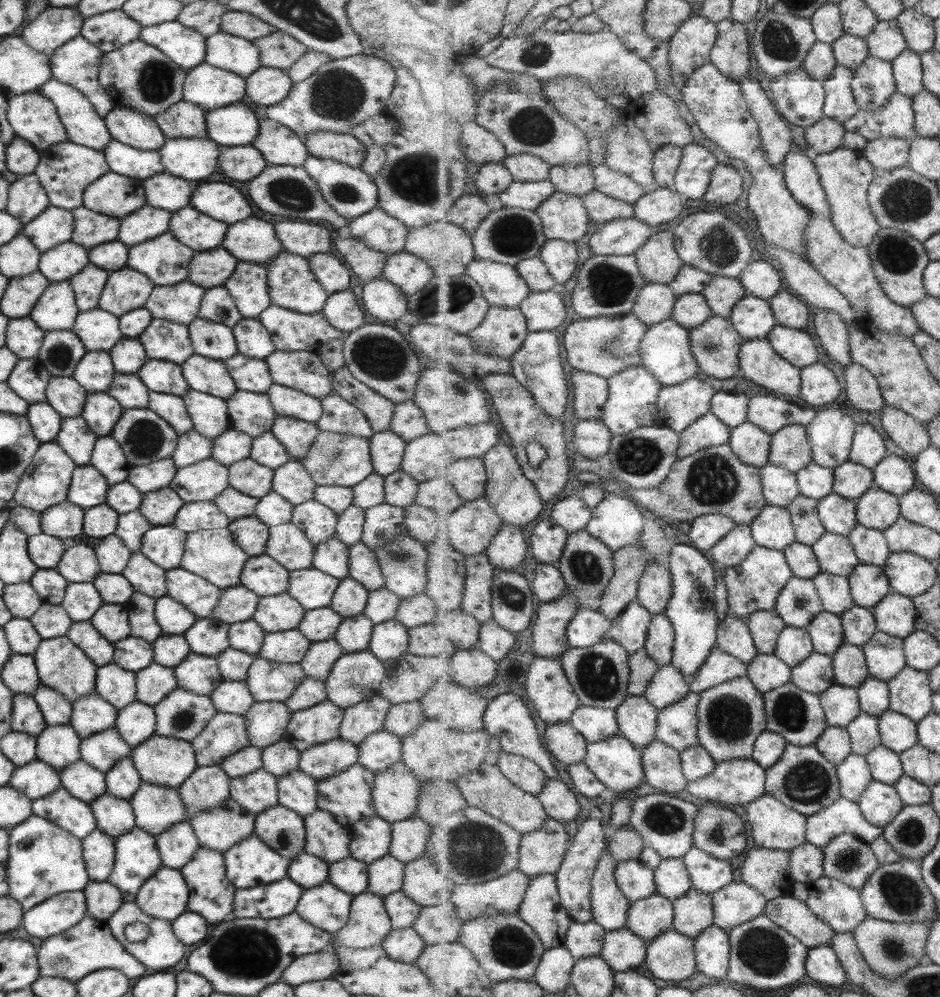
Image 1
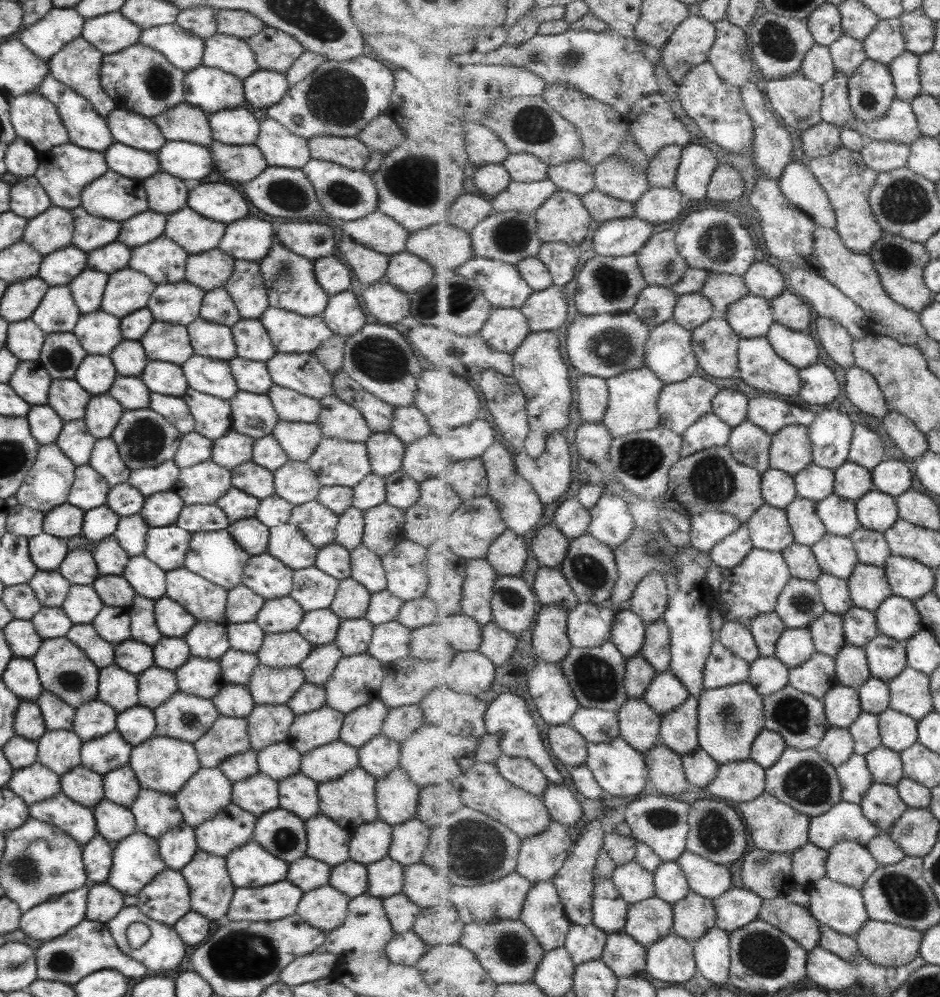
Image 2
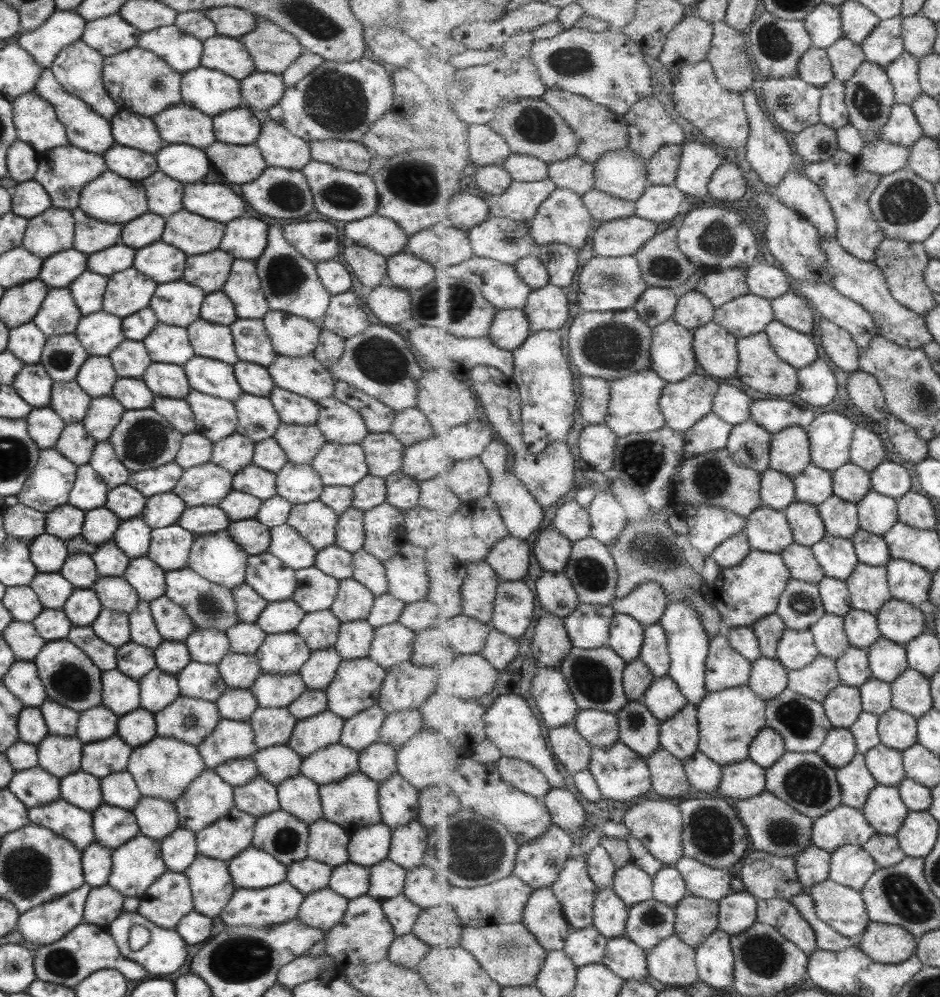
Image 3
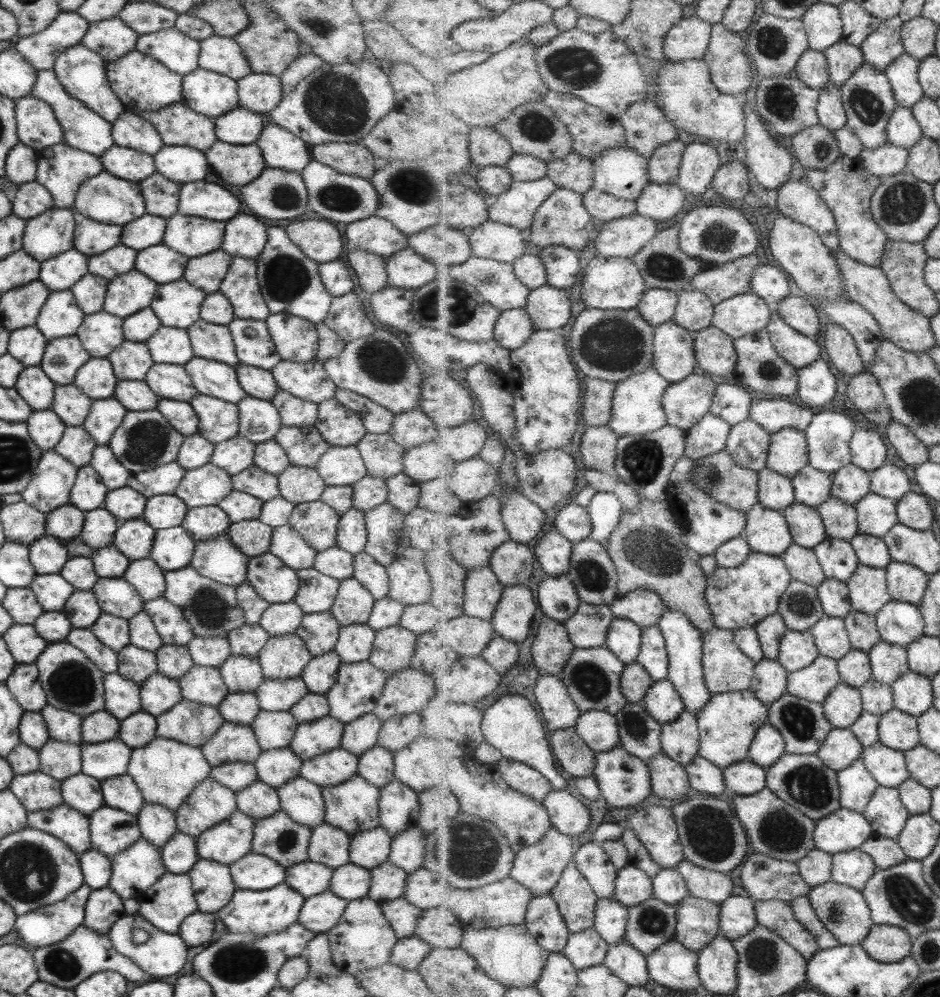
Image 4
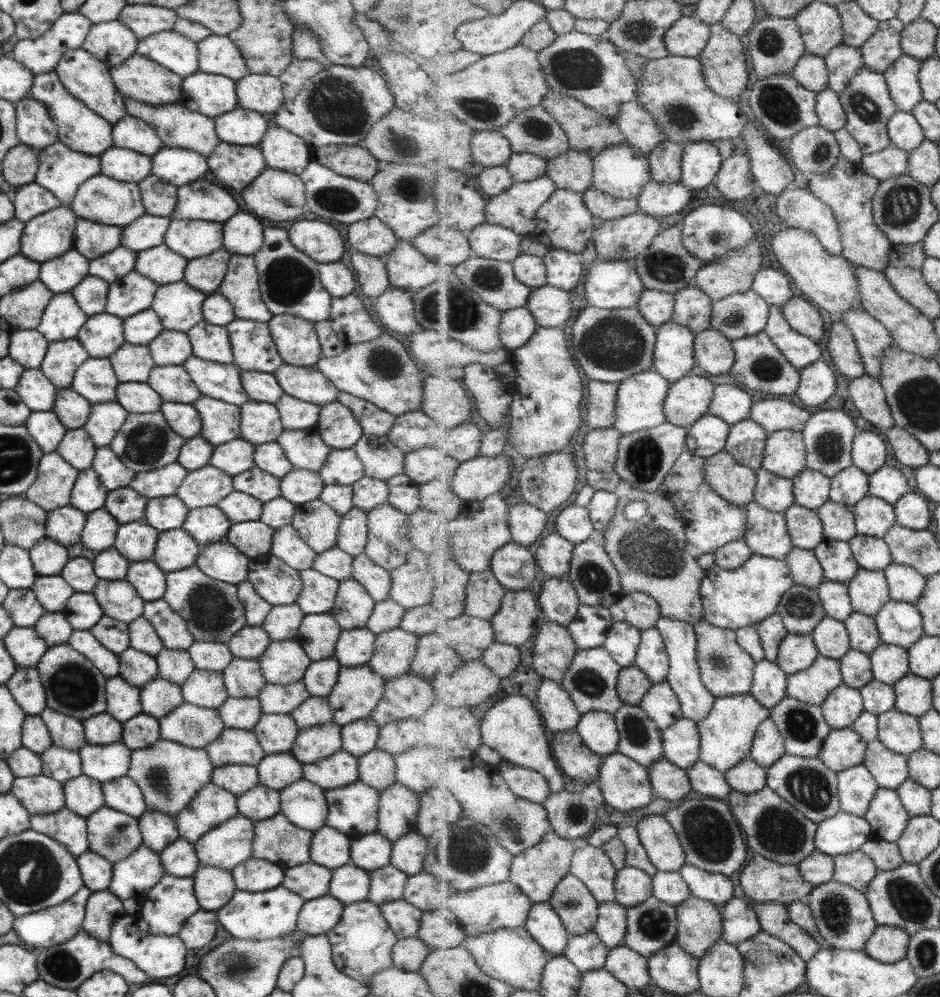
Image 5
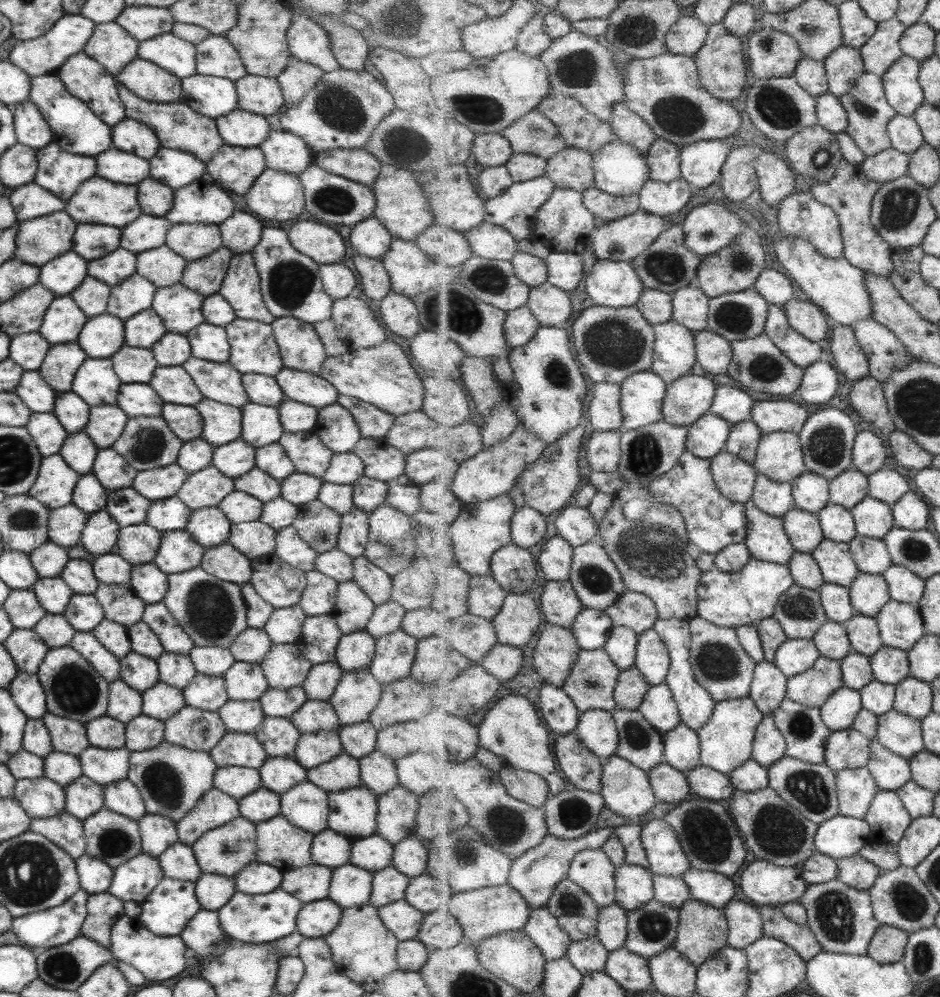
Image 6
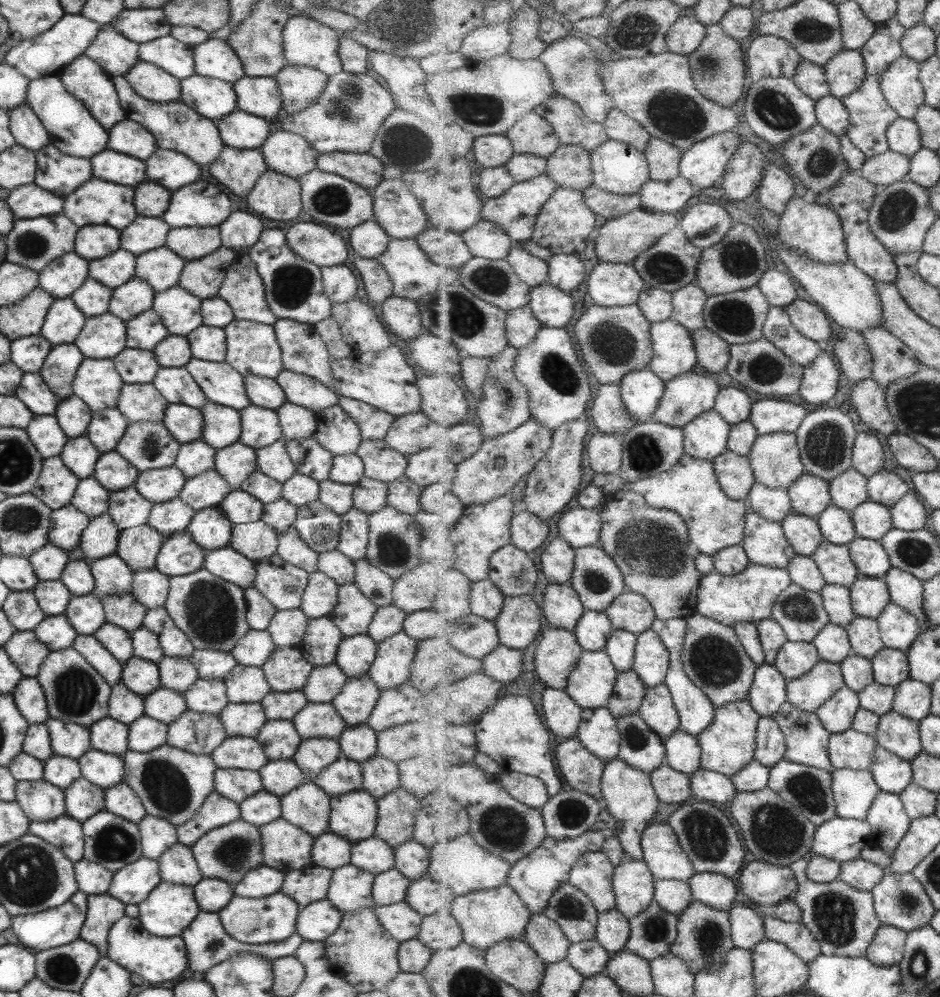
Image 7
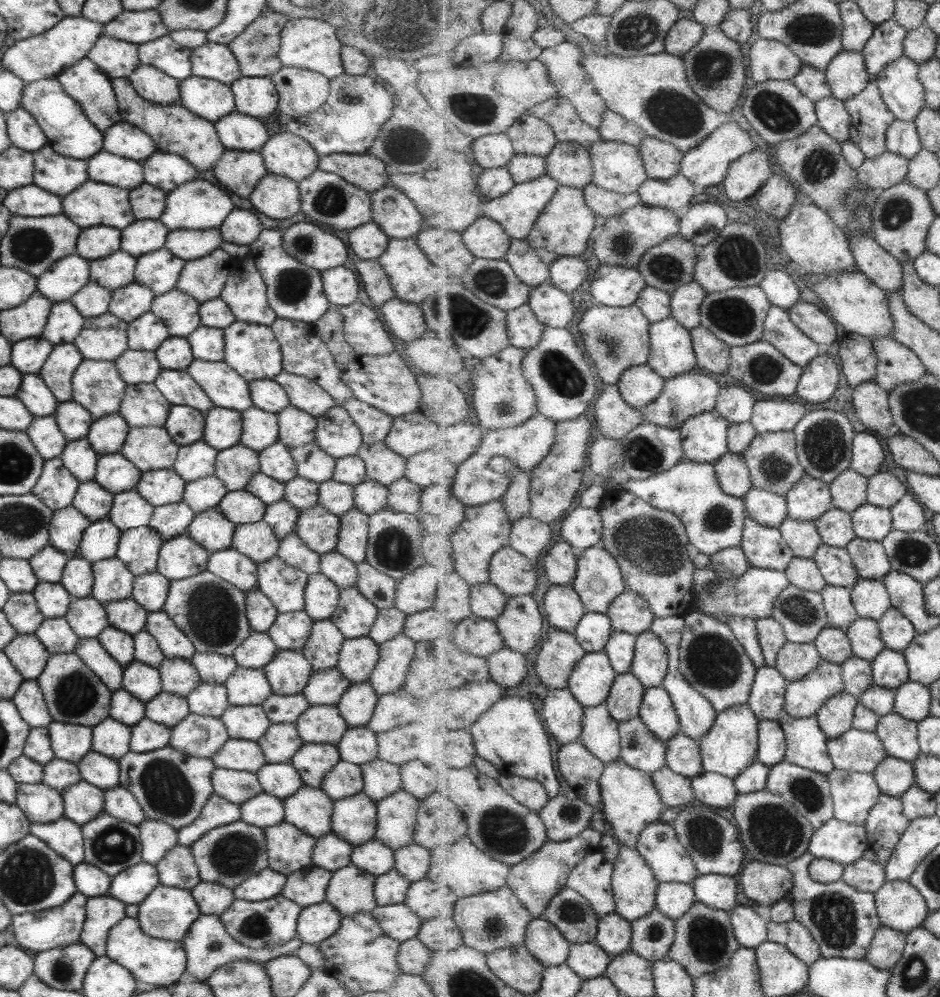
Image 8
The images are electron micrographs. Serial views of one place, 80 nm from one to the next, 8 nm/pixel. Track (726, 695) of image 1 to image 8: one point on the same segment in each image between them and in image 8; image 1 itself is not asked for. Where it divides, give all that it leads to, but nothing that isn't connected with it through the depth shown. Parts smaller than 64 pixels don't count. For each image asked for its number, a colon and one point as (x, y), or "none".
2: (731, 717)
3: (730, 720)
4: (728, 725)
5: (727, 735)
6: (727, 741)
7: (729, 745)
8: (731, 746)

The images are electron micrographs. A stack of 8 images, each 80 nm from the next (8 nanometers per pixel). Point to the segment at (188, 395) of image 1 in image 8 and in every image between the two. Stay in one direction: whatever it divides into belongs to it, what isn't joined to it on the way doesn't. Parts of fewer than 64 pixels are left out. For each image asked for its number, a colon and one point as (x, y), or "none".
2: (212, 417)
3: (215, 418)
4: (217, 420)
5: (220, 422)
6: (221, 424)
7: (221, 425)
8: (222, 429)

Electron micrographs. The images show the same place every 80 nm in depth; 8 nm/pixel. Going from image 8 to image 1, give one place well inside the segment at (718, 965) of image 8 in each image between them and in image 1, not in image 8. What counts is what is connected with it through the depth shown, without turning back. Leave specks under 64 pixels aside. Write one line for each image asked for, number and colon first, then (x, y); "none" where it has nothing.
1: (694, 912)
2: (695, 915)
3: (697, 918)
4: (698, 920)
5: (700, 928)
6: (704, 930)
7: (704, 933)

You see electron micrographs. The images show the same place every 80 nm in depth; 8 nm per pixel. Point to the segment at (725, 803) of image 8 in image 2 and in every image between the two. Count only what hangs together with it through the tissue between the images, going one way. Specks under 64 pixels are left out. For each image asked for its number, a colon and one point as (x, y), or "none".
2: (701, 768)
3: (705, 774)
4: (706, 777)
5: (705, 779)
6: (707, 782)
7: (712, 787)

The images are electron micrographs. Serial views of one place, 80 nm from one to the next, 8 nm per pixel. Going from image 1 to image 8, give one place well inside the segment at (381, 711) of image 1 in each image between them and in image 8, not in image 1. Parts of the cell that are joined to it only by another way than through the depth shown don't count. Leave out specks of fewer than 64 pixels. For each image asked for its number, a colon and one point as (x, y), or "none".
2: (362, 724)
3: (361, 730)
4: (359, 735)
5: (359, 737)
6: (357, 740)
7: (358, 743)
8: (357, 746)

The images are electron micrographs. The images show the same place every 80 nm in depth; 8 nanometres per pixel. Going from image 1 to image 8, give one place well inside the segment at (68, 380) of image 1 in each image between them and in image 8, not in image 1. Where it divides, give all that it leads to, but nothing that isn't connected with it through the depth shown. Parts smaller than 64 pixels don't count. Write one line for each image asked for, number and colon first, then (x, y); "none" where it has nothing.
2: (68, 400)
3: (67, 400)
4: (71, 406)
5: (72, 410)
6: (72, 413)
7: (72, 415)
8: (73, 421)

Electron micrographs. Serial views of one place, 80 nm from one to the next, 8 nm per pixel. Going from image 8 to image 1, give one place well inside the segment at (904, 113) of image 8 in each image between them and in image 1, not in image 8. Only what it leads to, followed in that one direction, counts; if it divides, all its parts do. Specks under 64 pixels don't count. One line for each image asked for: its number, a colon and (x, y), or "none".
1: (908, 69)
2: (905, 68)
3: (904, 72)
4: (904, 73)
5: (903, 77)
6: (902, 83)
7: (902, 87)

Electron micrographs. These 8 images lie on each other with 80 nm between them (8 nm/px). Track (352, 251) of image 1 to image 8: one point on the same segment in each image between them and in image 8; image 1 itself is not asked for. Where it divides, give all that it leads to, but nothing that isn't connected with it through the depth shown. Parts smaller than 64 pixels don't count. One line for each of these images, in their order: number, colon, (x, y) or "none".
2: (368, 266)
3: (369, 267)
4: (370, 270)
5: (371, 274)
6: (375, 281)
7: (376, 283)
8: (377, 287)

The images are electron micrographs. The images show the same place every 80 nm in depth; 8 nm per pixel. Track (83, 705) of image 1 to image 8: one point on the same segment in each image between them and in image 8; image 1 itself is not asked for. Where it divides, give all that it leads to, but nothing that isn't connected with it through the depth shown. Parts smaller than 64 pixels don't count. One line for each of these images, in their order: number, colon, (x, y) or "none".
2: (93, 719)
3: (98, 723)
4: (100, 726)
5: (101, 729)
6: (102, 732)
7: (107, 735)
8: (110, 738)

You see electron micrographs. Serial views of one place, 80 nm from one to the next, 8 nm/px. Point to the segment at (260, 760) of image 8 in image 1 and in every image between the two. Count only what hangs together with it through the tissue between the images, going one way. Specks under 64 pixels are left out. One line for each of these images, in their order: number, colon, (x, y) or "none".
1: (224, 734)
2: (227, 736)
3: (230, 739)
4: (232, 742)
5: (233, 746)
6: (238, 749)
7: (242, 752)

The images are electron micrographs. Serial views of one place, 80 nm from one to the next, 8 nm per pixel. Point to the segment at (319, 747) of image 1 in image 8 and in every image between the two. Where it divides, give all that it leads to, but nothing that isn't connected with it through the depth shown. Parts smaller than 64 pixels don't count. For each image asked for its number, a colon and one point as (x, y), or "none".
2: (327, 762)
3: (334, 762)
4: (336, 766)
5: (339, 769)
6: (342, 771)
7: (342, 776)
8: (345, 779)

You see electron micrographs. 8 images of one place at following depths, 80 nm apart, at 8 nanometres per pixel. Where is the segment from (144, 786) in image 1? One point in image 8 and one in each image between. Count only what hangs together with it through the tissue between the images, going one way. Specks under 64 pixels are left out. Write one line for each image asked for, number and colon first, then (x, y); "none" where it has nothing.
2: (155, 813)
3: (155, 818)
4: (156, 824)
5: (157, 830)
6: (157, 833)
7: (156, 835)
8: (156, 838)

